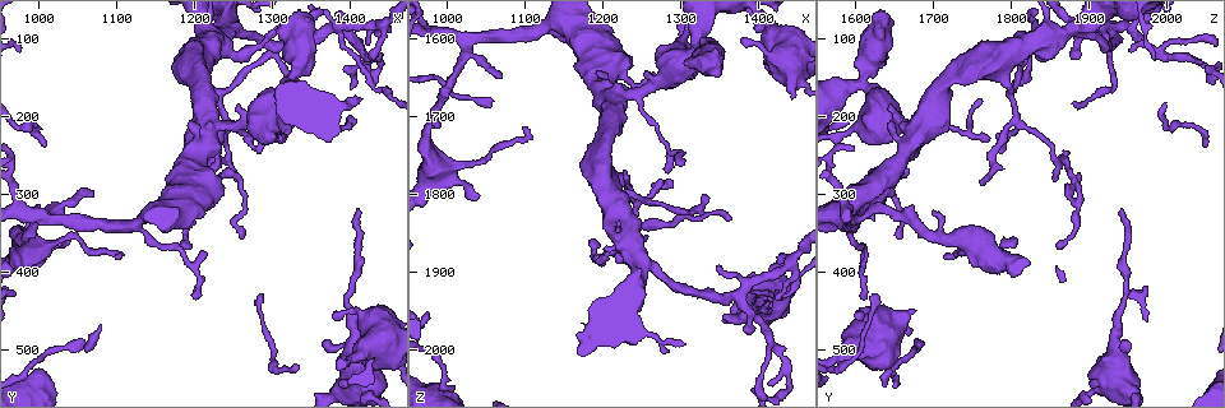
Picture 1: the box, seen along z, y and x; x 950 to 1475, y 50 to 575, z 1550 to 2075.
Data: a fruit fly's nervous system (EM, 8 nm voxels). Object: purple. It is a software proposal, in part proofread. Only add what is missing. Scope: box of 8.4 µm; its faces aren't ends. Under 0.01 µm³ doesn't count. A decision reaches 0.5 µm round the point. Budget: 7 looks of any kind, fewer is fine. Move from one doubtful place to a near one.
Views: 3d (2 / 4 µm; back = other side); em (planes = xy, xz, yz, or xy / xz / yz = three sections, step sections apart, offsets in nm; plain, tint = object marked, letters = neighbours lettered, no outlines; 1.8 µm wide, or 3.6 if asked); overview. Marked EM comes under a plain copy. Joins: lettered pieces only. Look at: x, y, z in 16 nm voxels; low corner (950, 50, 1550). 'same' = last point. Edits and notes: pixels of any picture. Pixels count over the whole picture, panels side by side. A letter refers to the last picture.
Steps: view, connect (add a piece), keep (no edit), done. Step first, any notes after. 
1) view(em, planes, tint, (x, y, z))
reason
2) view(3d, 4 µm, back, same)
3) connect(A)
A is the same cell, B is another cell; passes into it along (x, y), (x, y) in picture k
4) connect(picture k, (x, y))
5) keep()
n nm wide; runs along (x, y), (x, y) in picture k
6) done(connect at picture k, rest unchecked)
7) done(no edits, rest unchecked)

view(3d, 4 µm, back, (1370, 490, 1940))
thick end

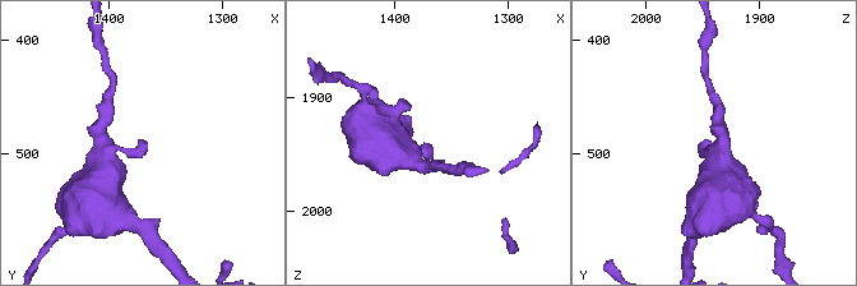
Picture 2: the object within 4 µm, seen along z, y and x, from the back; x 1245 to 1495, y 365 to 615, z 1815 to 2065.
view(em, planes, tint, (1372, 488, 1944))
now the EM

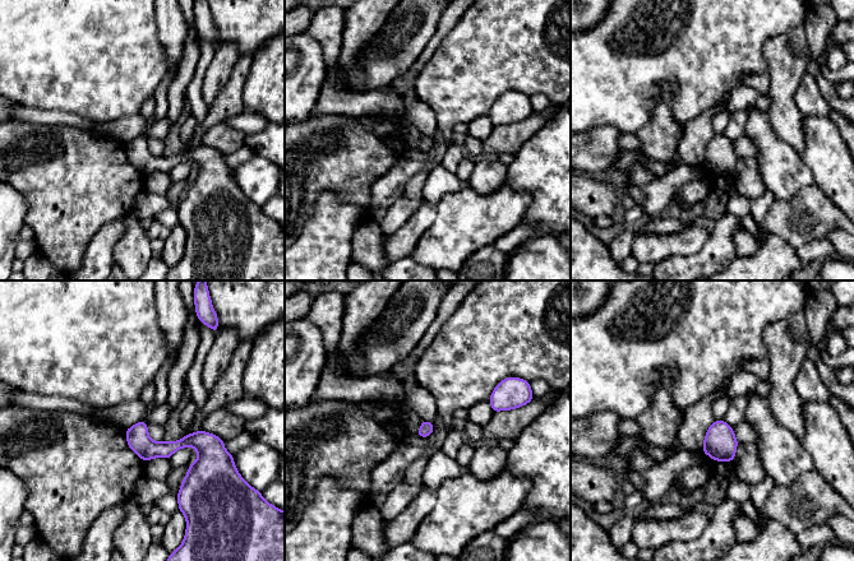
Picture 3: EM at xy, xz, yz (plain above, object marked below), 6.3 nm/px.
view(em, planes, letters, same)
what lies round it

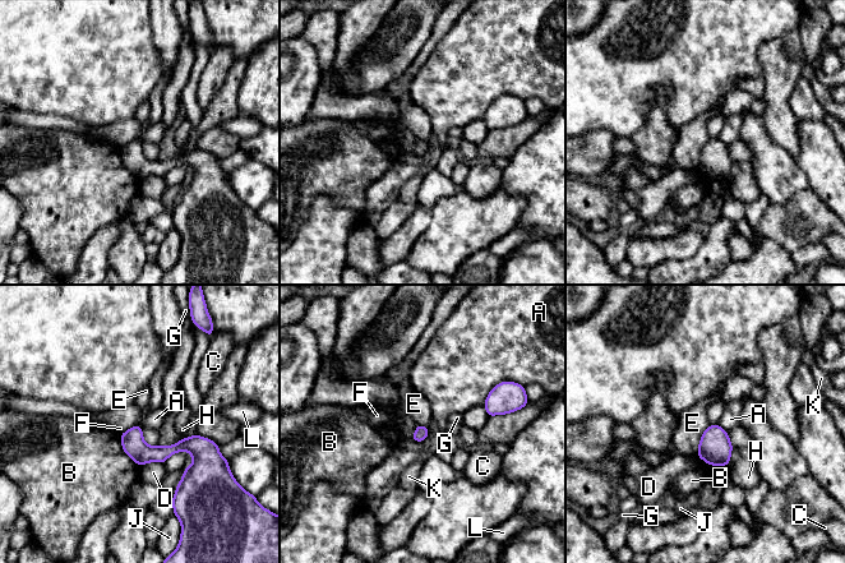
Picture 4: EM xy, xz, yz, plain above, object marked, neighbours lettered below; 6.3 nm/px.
keep()
A, B, C, D, E, F, G, H, J, K and L are other cells; no lettered piece goes on from it

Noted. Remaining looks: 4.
view(em, planes, letters, (1415, 325, 1940))
long arm stops here

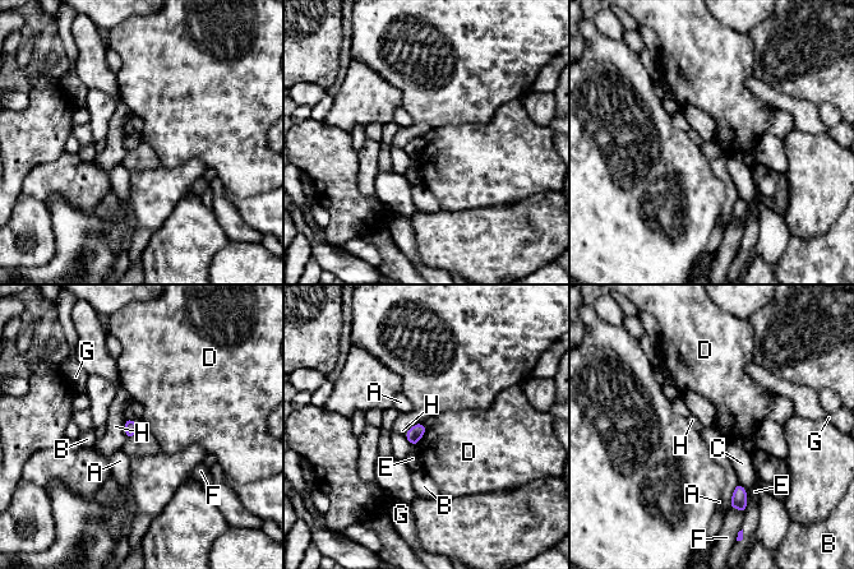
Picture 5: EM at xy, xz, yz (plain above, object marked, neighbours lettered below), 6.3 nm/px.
keep()
C touches over 190 nm; A, B, C, D, E, F, G and H are other cells; none of them fits

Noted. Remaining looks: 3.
view(3d, 4 µm, back, (1445, 450, 1675))
thick end

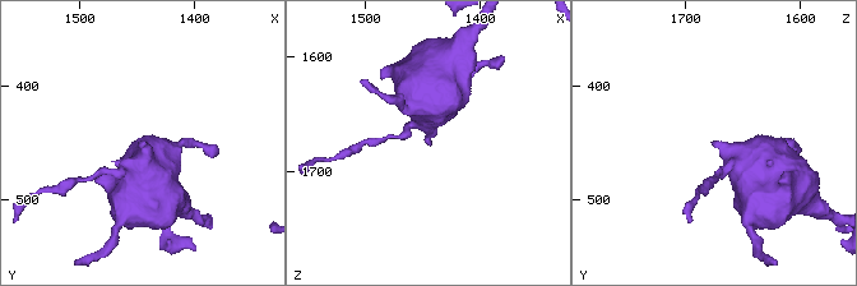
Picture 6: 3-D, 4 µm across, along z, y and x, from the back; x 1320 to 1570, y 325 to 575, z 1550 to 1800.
view(em, planes, tint, (1444, 452, 1676))
need the tissue

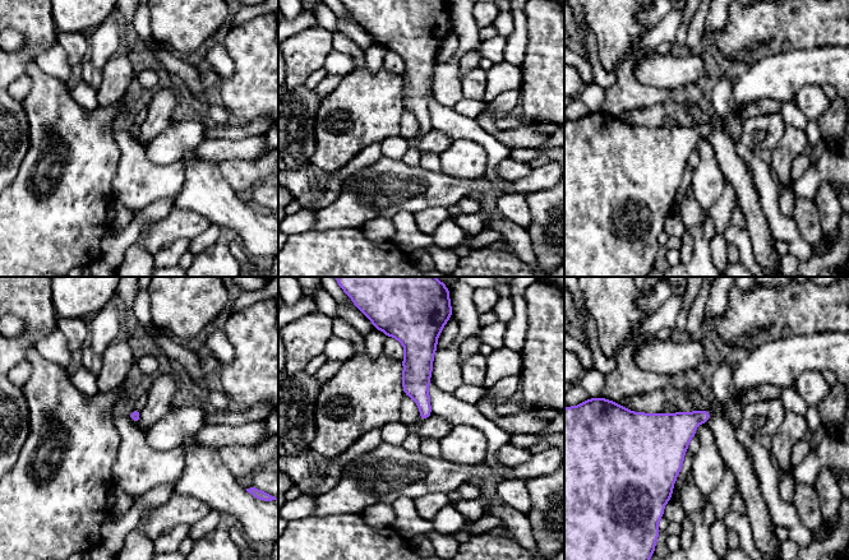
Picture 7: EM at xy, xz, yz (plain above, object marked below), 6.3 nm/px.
view(em, planes, letters, same)

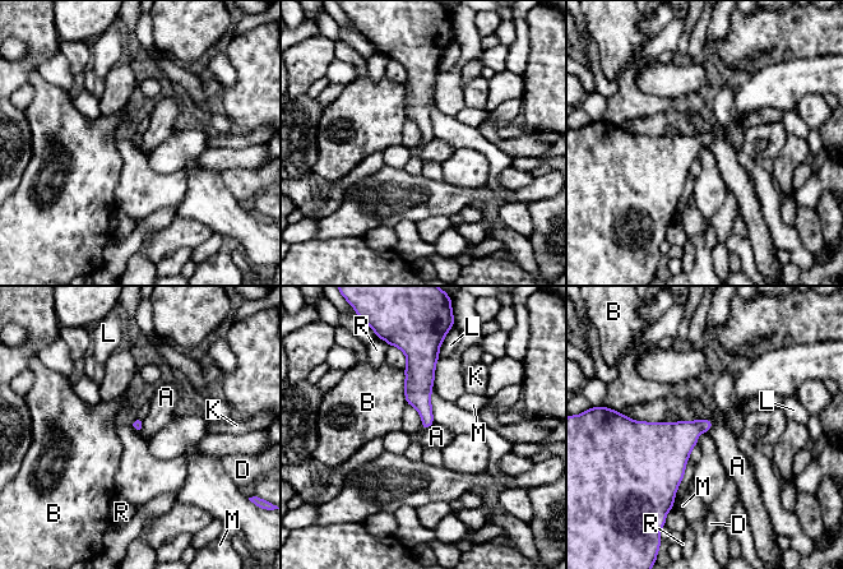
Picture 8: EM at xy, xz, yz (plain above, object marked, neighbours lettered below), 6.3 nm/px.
keep()
A, B, D, K, L, M and R are other cells; border along (434, 424), (421, 429) in picture 8; none of them fits

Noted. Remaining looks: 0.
done(no edits, rest unchecked)

